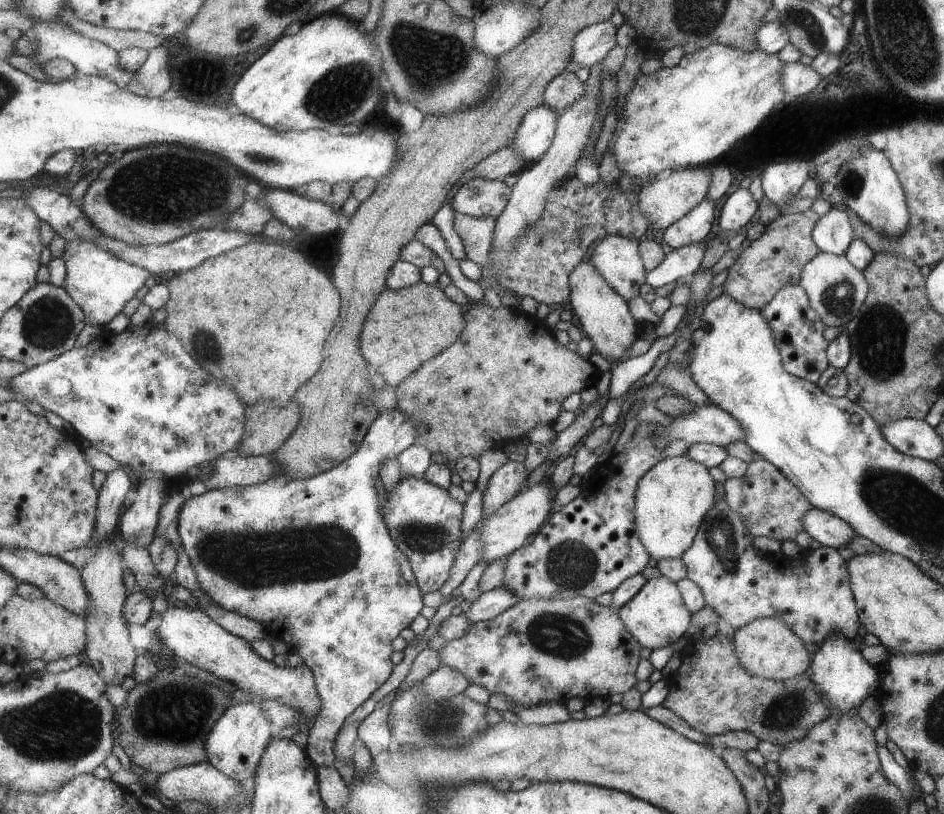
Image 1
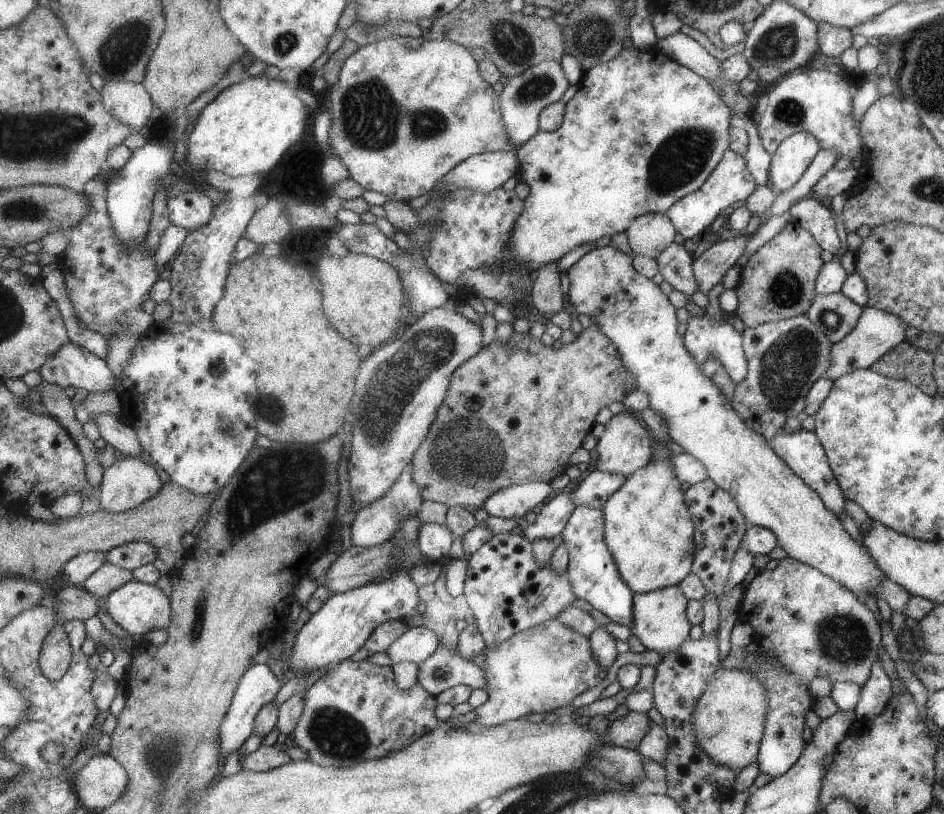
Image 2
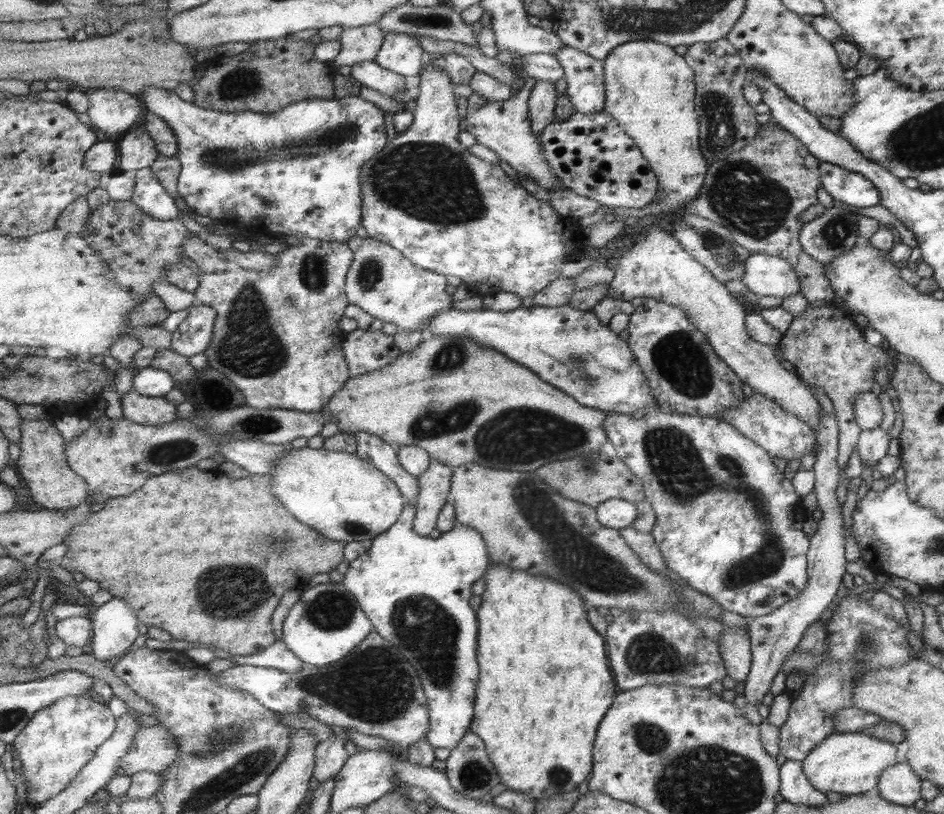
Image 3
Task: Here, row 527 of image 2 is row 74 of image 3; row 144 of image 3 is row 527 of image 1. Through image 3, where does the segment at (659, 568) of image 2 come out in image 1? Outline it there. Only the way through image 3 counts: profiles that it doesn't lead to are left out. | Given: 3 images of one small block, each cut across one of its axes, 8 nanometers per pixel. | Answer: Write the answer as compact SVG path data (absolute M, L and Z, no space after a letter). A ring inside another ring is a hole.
M685 456L665 458L651 466L637 482L633 524L649 558L681 558L697 538L699 524L707 510L713 510L715 484L703 464Z

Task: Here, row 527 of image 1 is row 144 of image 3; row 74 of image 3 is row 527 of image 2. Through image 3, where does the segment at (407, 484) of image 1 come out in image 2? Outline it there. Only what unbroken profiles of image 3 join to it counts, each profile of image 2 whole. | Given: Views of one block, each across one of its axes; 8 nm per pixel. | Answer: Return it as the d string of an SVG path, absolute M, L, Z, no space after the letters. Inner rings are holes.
M423 524L419 530L419 546L423 556L427 556L433 564L443 566L445 558L449 556L449 550L453 546L453 540L457 536L453 530L445 524Z

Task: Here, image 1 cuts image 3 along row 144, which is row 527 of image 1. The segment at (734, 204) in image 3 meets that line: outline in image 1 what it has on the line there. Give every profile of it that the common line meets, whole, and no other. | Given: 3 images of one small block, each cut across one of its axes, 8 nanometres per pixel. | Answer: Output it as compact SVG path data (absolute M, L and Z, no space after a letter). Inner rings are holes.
M755 460L747 466L745 478L729 478L723 482L723 498L727 504L741 514L745 520L745 526L749 526L749 532L753 532L753 538L765 536L777 542L789 542L795 534L803 532L803 520L809 510L813 510L813 504L801 496L801 492L785 478L783 472L779 472L771 462L767 460Z

